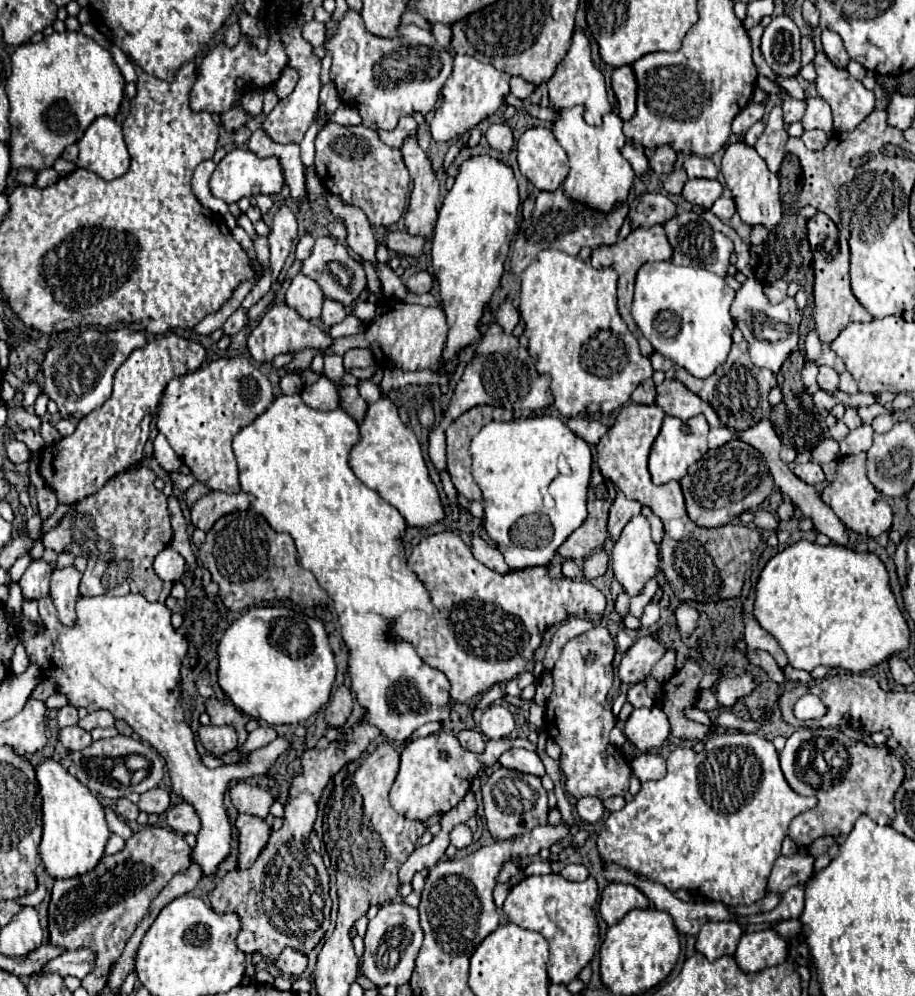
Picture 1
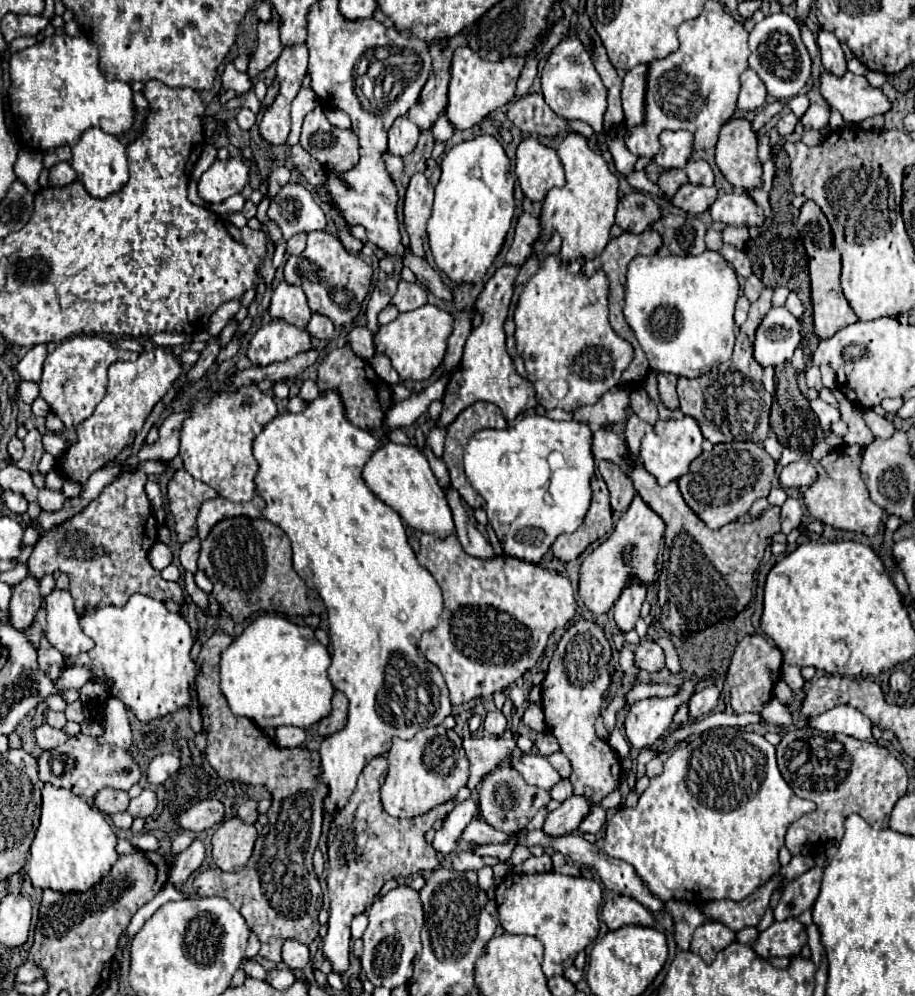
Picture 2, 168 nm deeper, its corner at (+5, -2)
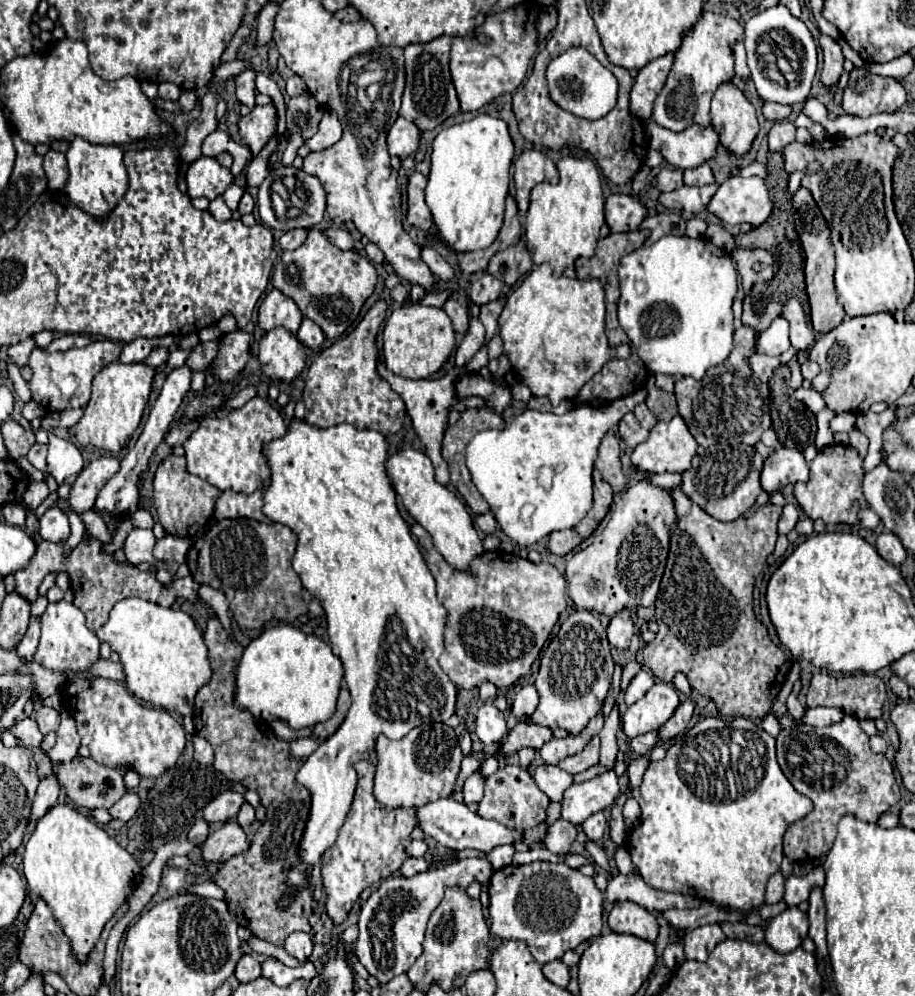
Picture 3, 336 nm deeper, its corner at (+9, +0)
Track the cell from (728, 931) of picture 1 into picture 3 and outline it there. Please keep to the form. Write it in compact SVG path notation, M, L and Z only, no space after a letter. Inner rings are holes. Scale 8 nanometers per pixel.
M717 923L703 925L703 927L697 927L693 931L687 931L685 941L683 941L685 957L695 959L695 961L707 961L713 947L717 943L721 943L723 939L725 939L725 935Z

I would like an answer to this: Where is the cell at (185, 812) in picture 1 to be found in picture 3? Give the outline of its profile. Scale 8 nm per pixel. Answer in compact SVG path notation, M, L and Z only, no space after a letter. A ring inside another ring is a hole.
M225 791L219 797L215 797L205 809L203 809L203 817L209 823L225 823L229 819L235 819L241 805L245 803L245 797L241 793L235 791Z

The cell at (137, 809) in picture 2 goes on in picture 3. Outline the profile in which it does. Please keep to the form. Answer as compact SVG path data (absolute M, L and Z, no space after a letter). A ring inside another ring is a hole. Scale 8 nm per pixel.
M127 791L111 809L109 809L109 813L111 813L111 817L113 819L121 819L121 821L129 821L133 815L135 815L135 811L139 809L139 797L137 797L137 793L135 791Z

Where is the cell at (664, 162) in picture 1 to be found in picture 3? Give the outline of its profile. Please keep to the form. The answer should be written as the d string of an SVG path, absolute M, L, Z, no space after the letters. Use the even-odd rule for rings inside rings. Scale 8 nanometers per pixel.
M653 119L647 121L647 135L651 149L661 151L665 161L679 169L699 167L713 159L719 147L719 133L713 125L691 125L685 131L673 133L663 129Z

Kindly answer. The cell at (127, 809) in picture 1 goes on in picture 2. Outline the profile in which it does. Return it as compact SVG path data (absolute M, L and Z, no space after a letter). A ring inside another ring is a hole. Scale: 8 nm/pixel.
M103 789L95 795L93 803L107 815L121 813L129 807L129 795L125 791L113 791L113 789Z

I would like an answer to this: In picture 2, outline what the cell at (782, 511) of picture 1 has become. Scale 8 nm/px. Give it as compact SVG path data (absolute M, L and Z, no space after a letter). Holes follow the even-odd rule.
M787 499L781 507L781 531L787 535L789 531L797 529L801 525L801 517L803 517L803 511L801 511L799 501Z

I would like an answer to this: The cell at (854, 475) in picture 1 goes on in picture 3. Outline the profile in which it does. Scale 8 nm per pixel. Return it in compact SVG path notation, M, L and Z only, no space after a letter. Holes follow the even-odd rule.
M829 445L817 453L817 457L809 463L811 479L807 483L793 485L793 493L801 509L811 519L823 519L825 523L859 523L859 509L867 507L867 501L861 491L863 479L863 459L855 449L847 445Z

